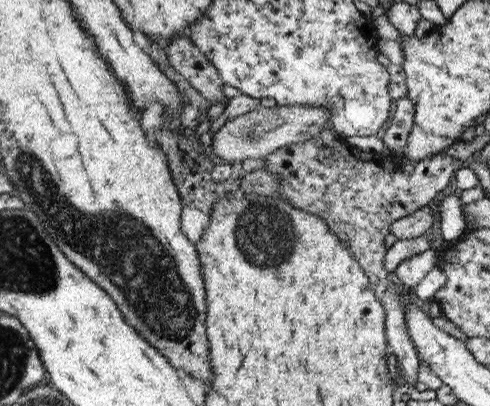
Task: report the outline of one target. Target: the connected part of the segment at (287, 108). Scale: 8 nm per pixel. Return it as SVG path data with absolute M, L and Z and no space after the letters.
M276 105L256 108L235 118L227 119L224 126L214 133L211 146L214 154L228 163L239 166L248 159L258 159L278 151L284 146L304 143L316 138L322 128L330 123L330 109L324 105Z

